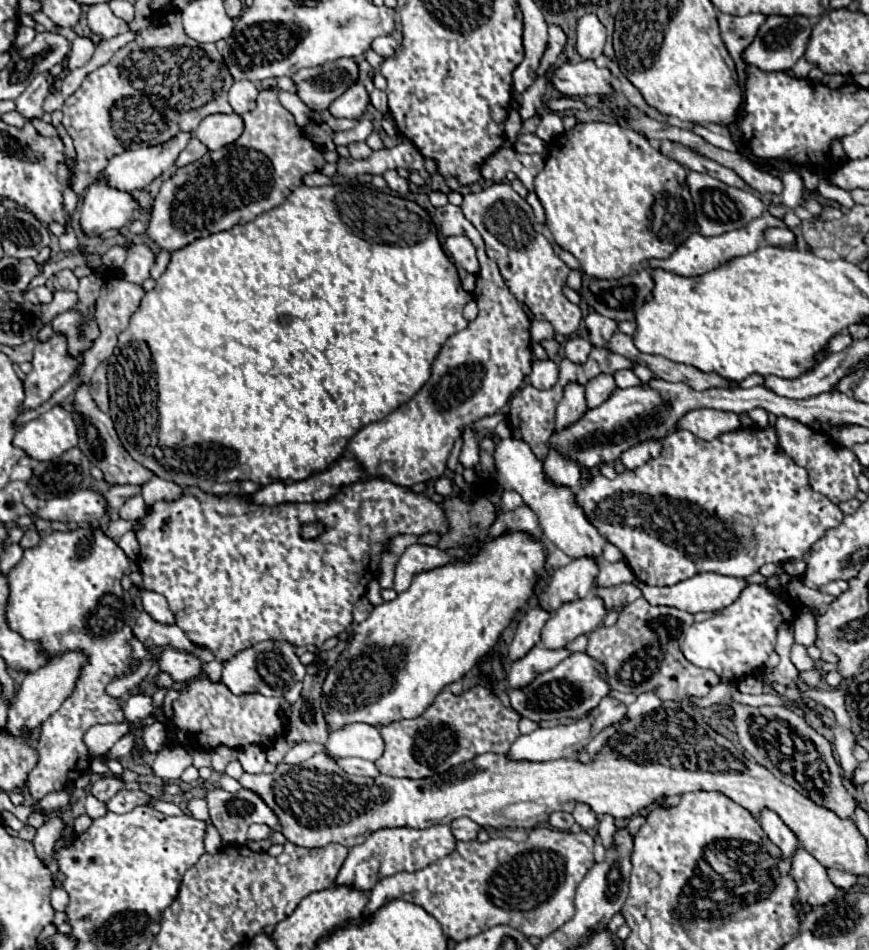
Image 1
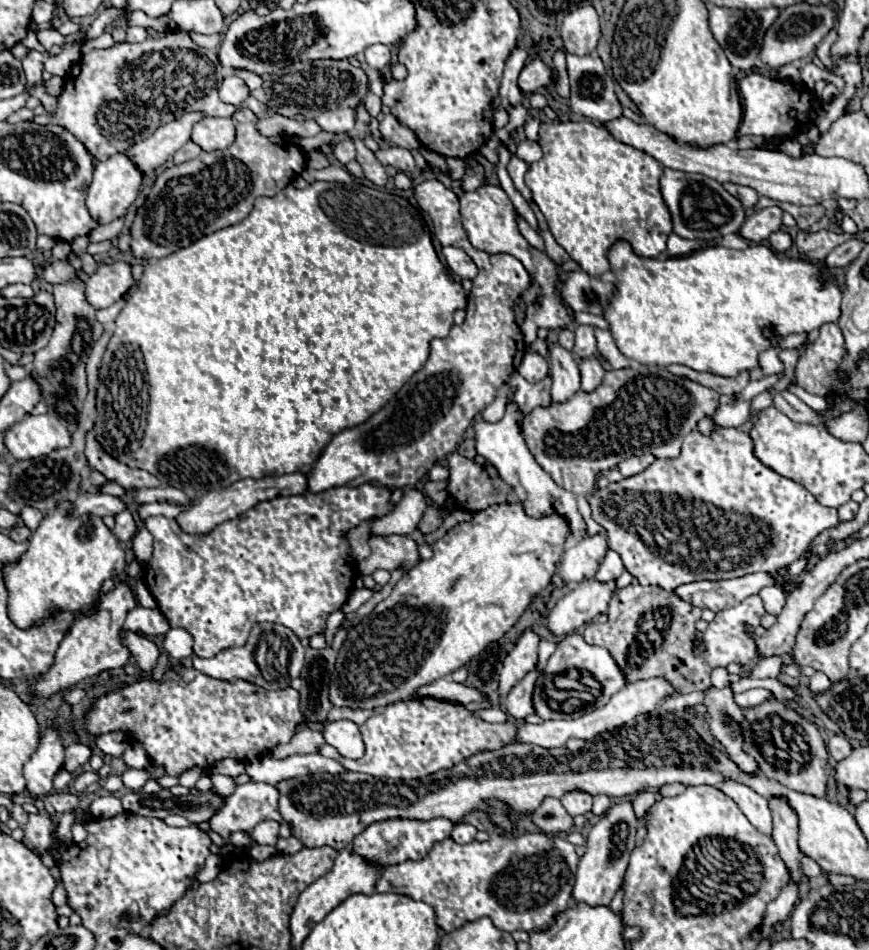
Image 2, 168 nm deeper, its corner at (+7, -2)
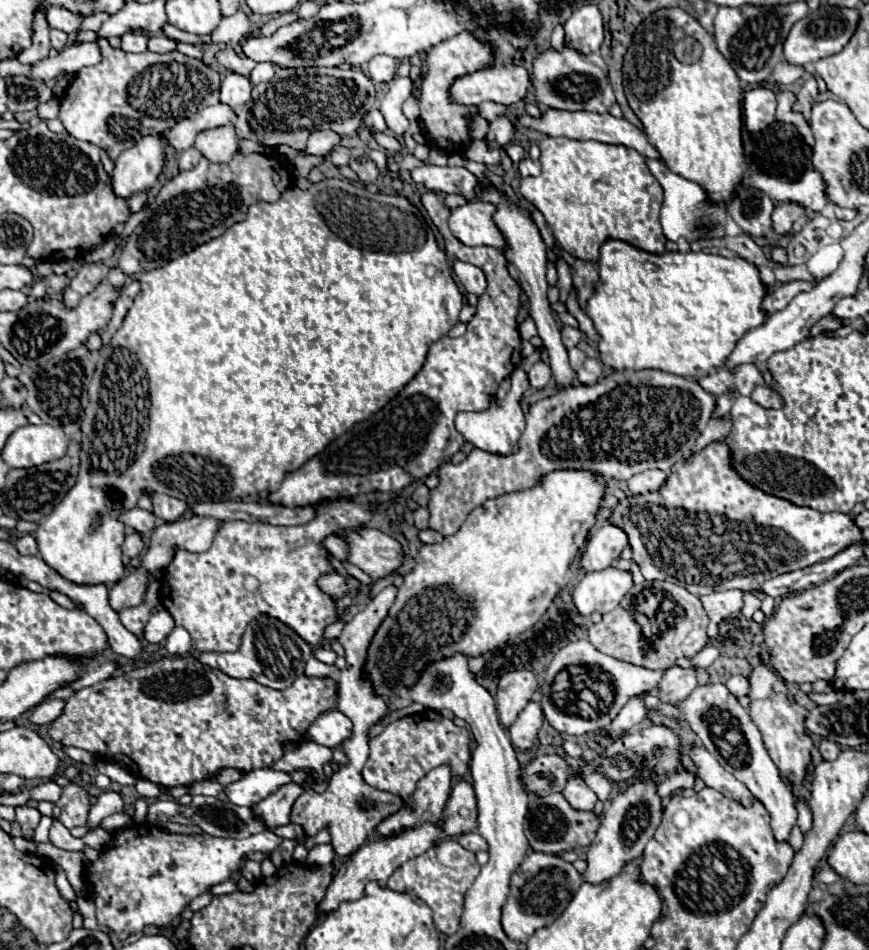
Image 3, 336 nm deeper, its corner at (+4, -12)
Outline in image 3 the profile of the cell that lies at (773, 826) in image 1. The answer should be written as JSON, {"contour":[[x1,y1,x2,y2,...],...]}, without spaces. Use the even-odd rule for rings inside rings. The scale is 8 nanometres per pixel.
{"contour":[[692,744,688,748,688,754,698,770,698,776,706,782,706,786,726,794,730,800,738,800,738,802,754,802,754,796,750,794,750,790,746,790,746,786,742,786,742,782,738,782,730,772,726,772,720,762,700,744]]}

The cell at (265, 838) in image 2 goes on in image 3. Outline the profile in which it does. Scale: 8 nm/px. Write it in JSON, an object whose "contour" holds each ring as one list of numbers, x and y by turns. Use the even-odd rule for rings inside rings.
{"contour":[[286,824,286,826,278,826,272,830,274,834,278,834,280,838,300,838,304,834,304,828,300,824]]}

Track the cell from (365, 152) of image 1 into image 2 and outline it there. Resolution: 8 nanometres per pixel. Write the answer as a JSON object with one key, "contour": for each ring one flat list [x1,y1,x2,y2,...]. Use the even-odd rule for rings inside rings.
{"contour":[[347,138,347,140,337,142,337,144,335,144,335,148,333,148,333,154,335,154,335,156,337,156,337,160,339,160,339,162,343,162,343,164,347,164,347,162,355,160,355,156,357,156,355,146,353,146,353,142,351,142,349,138]]}

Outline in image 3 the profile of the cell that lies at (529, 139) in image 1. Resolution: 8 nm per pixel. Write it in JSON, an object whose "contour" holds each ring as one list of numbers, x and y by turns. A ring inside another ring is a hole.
{"contour":[[524,158,524,160,518,164,518,170,520,170,520,176,522,178,538,176,538,174,540,174,540,162,538,162,538,160,532,160,532,158]]}

